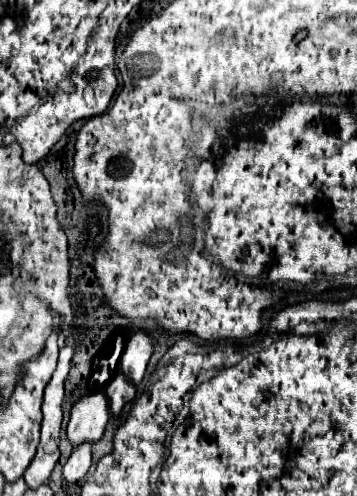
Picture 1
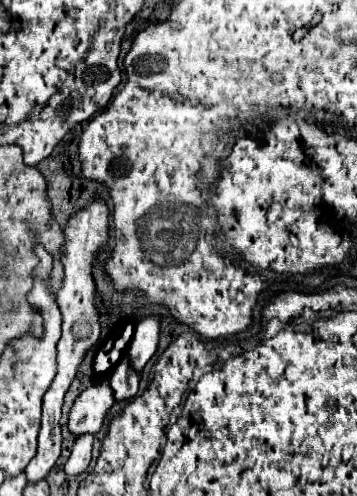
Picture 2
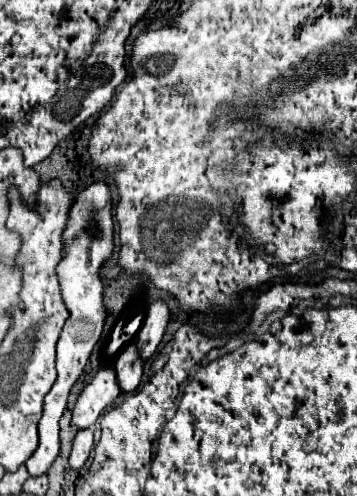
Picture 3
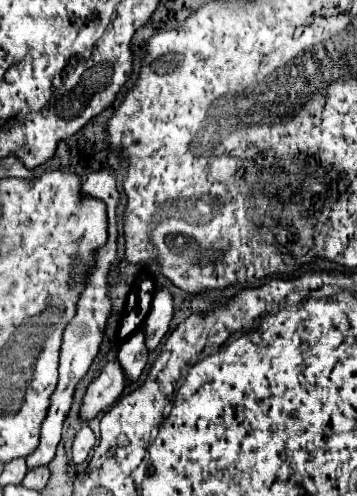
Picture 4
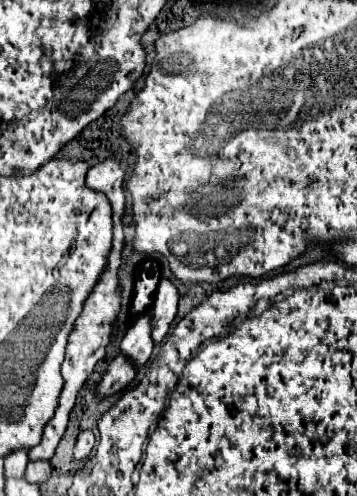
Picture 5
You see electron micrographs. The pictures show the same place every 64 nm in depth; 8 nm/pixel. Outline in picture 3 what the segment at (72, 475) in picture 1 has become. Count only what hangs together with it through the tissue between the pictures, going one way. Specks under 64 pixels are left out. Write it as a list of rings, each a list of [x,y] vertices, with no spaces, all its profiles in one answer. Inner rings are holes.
[[[80,430],[74,438],[74,444],[72,444],[72,454],[70,454],[70,468],[78,470],[86,464],[88,456],[90,456],[90,450],[92,450],[92,444],[94,444],[94,436],[92,436],[92,430]]]

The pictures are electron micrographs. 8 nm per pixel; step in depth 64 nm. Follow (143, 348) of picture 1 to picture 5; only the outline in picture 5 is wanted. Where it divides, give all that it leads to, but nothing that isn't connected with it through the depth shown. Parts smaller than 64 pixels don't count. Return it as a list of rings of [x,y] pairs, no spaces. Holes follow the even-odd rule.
[[[162,278],[156,290],[156,300],[152,304],[152,340],[156,344],[162,342],[170,330],[178,308],[178,298],[178,288],[168,278]]]

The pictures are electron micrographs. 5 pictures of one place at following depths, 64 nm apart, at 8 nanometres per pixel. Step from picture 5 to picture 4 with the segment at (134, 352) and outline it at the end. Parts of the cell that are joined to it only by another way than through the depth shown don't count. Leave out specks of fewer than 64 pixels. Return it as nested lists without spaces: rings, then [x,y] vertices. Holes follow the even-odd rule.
[[[138,328],[136,332],[132,332],[122,344],[120,344],[120,352],[118,352],[118,360],[124,368],[124,374],[128,376],[128,380],[136,380],[140,376],[140,372],[144,370],[146,362],[148,362],[148,346],[144,340],[144,330]]]

